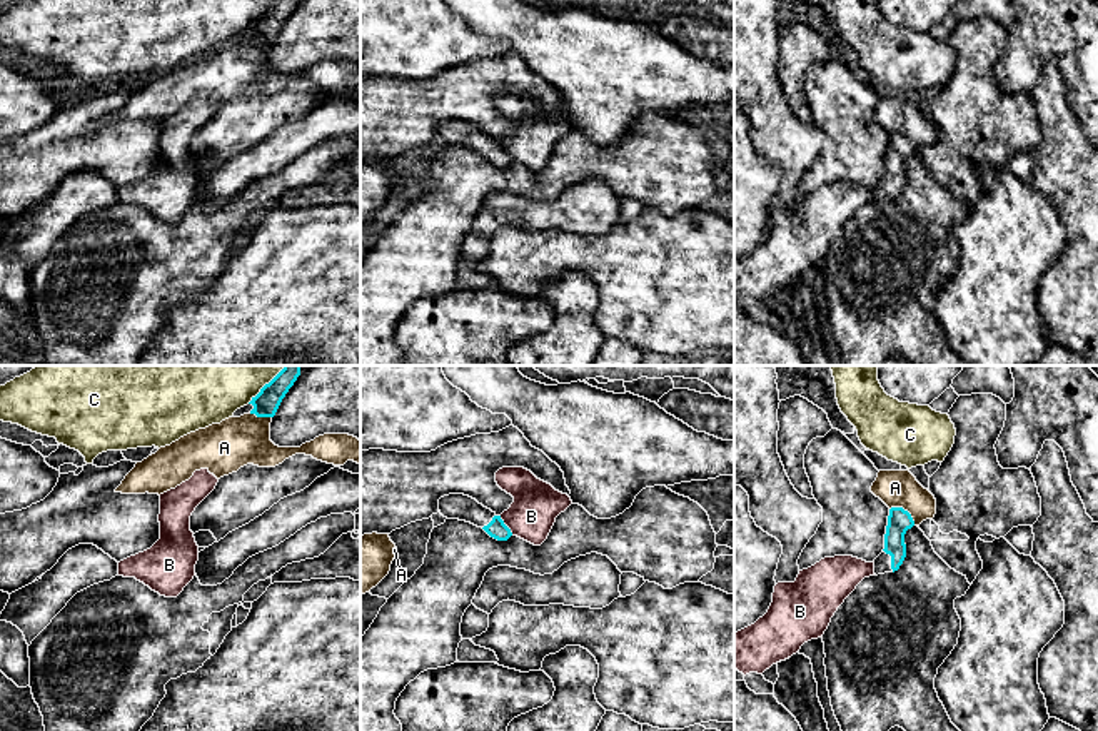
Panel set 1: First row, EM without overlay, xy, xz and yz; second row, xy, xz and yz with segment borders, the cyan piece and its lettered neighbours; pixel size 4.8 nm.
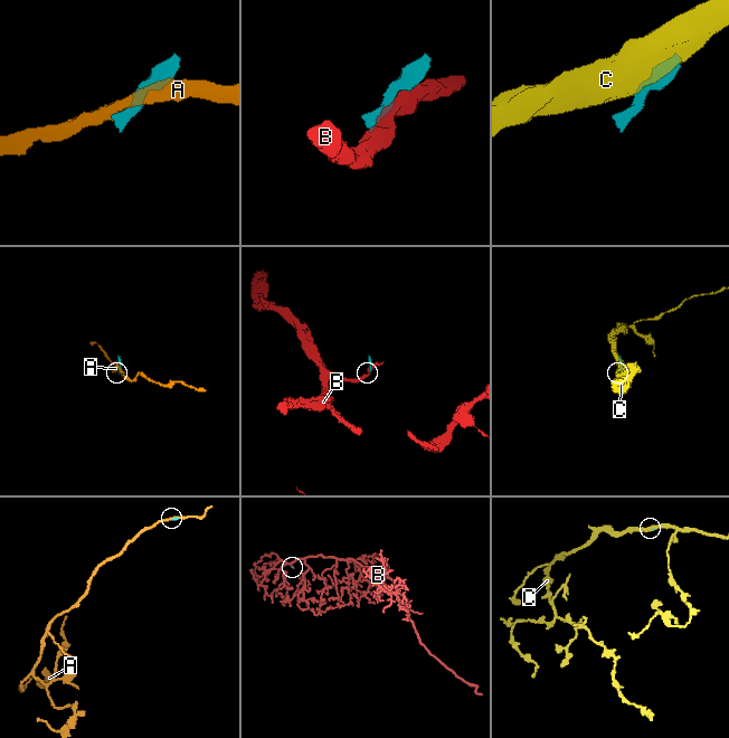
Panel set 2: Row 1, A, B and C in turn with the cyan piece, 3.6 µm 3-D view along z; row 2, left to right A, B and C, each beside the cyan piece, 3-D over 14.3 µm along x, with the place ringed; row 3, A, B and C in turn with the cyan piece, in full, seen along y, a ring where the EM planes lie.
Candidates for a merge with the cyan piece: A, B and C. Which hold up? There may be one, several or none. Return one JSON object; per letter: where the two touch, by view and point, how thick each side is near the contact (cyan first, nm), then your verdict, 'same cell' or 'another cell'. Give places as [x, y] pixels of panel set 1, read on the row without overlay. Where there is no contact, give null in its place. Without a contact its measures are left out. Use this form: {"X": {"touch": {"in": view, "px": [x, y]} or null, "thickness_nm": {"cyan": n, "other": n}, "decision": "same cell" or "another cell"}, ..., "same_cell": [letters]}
{"A": {"touch": {"in": "yz", "px": [903, 136]}, "thickness_nm": {"cyan": 110, "other": 180}, "decision": "another cell"}, "B": {"touch": {"in": "xz", "px": [506, 152]}, "thickness_nm": {"cyan": 90, "other": 220}, "decision": "another cell"}, "C": {"touch": {"in": "xy", "px": [262, 14]}, "thickness_nm": {"cyan": 120, "other": 240}, "decision": "another cell"}, "same_cell": []}

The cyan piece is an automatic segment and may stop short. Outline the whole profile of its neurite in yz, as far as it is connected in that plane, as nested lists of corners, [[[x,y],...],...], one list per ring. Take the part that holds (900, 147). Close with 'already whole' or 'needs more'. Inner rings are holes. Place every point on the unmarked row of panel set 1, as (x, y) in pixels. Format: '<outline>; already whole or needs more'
[[[891,134],[884,160],[884,175],[874,185],[874,200],[894,199],[906,184],[904,160],[914,152],[914,147],[903,134]]]; needs more

